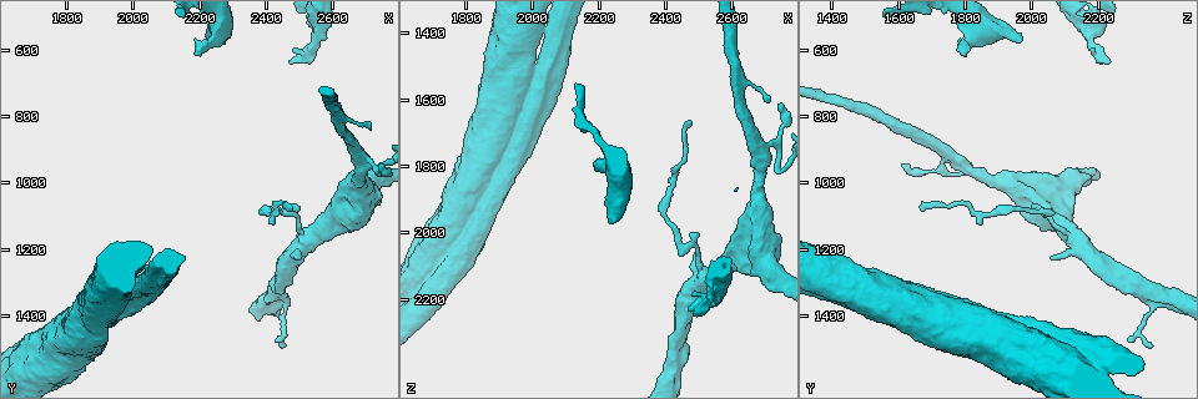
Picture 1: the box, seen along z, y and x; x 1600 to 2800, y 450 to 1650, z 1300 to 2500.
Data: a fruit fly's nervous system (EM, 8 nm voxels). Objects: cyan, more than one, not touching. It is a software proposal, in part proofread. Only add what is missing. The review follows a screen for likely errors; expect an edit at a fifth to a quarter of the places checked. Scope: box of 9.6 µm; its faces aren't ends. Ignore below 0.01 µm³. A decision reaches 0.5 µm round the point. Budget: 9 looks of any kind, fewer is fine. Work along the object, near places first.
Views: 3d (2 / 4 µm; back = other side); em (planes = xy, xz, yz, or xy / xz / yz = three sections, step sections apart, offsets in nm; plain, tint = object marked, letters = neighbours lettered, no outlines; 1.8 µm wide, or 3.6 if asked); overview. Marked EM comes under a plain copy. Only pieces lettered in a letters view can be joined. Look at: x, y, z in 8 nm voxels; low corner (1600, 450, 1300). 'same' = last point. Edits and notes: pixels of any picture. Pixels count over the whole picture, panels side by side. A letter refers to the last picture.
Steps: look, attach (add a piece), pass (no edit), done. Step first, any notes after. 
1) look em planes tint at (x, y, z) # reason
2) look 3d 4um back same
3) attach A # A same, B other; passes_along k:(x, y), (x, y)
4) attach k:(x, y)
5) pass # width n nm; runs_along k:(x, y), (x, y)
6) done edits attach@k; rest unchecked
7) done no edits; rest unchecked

look 3d 4um at (2470, 640, 2230) # free end

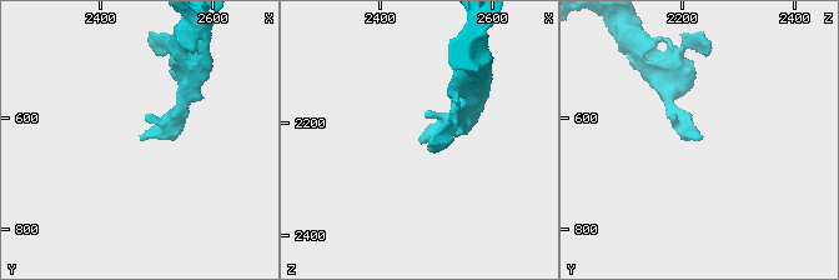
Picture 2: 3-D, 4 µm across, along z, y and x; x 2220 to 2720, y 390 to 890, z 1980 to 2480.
look em xz step 4 letters at (2475, 640, 2230) # now the EM

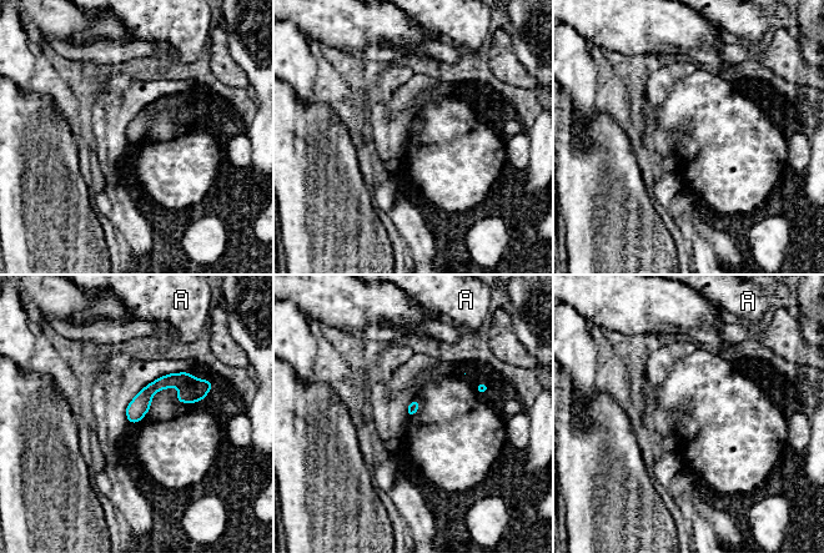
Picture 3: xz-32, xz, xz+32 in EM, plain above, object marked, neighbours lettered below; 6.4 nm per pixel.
look em yz step 8 letters same

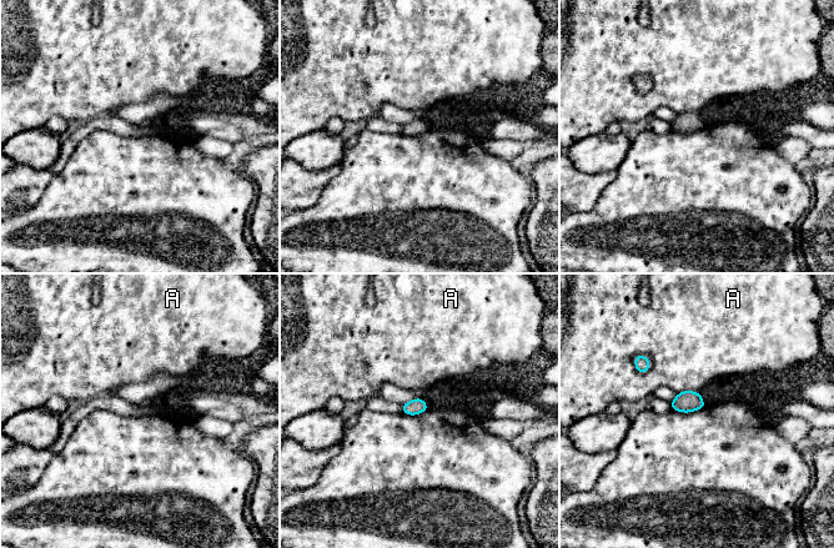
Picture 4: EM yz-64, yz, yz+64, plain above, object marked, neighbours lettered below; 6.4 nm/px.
pass # A other; border 4:(638, 353), (634, 367), (644, 373); no lettered piece goes on from it

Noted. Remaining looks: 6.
look em xy step 16 tint at (2740, 970, 1690) # a narrow waist

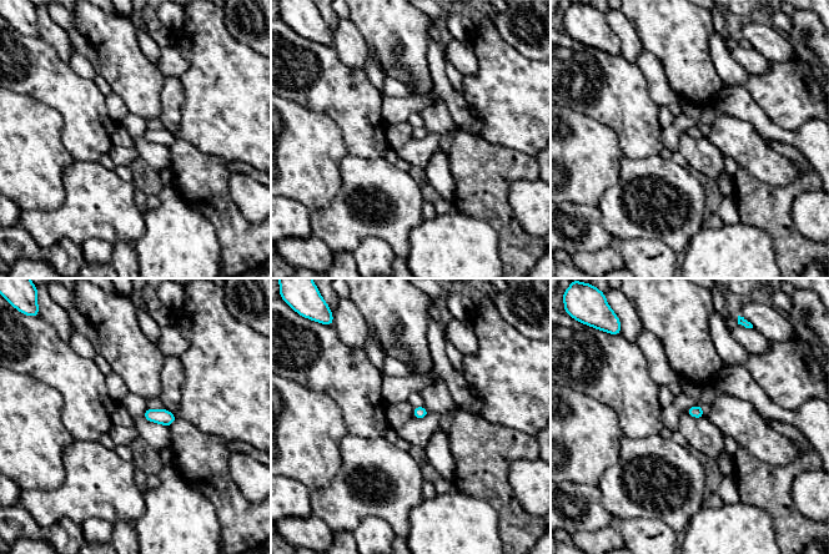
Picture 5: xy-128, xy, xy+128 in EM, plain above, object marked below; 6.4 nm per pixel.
look em xz step 4 letters same

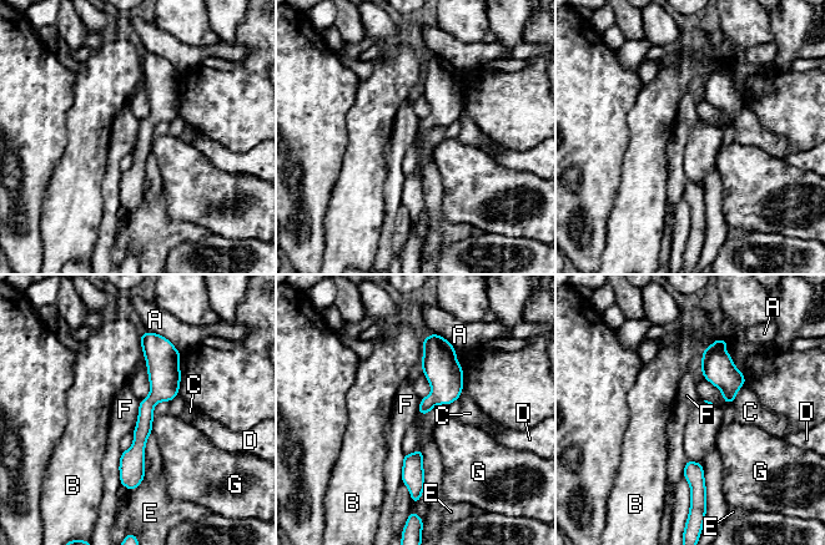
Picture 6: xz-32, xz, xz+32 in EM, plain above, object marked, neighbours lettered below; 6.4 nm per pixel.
pass # A other, B other, C other, D other, E other, F other, G other; runs_along 6:(150, 341), (157, 393), (130, 485); no lettered piece goes on from it

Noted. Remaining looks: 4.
look 3d 4um at (2180, 620, 1790) # an open end

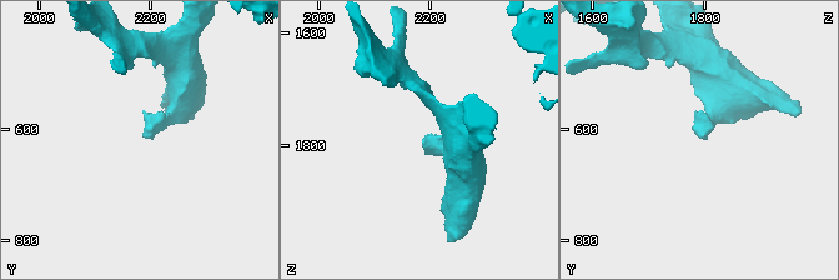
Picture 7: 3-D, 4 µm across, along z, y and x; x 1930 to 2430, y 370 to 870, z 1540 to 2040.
look em planes letters at (2180, 615, 1790) # now the EM

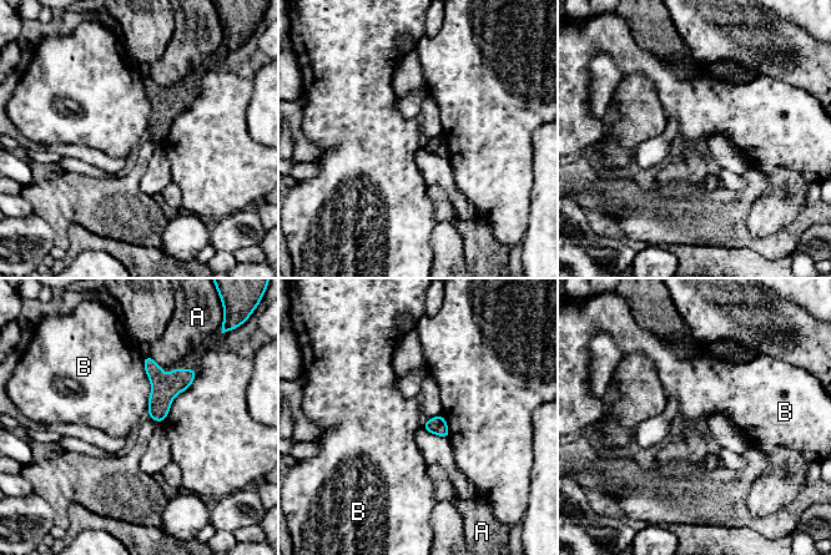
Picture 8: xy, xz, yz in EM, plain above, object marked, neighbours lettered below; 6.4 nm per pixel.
pass # width 120 nm; longest_contact B 380 nm; A other, B other; none of them fits

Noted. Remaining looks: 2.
look em 3.6um planes letters at (1690, 1530, 2150) # touches itself

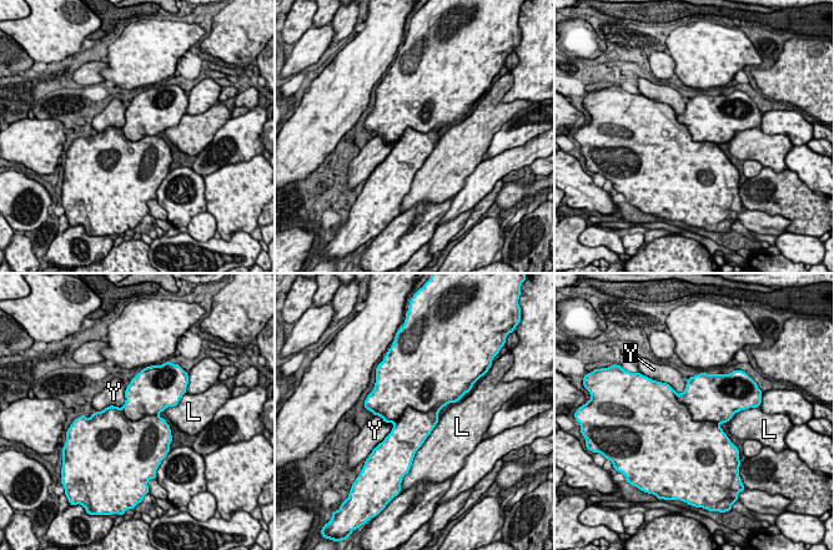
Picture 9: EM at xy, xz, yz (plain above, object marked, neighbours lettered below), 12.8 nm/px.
pass # L other, Y other; border 9:(126, 387), (121, 407), (95, 413); no lettered piece goes on from it

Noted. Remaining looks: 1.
done no edits; rest unchecked

